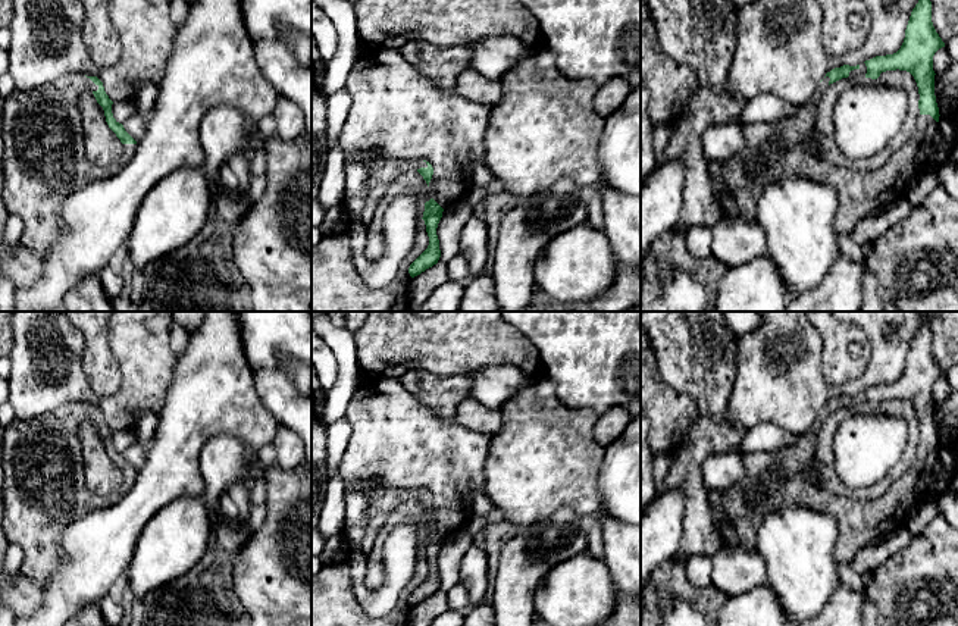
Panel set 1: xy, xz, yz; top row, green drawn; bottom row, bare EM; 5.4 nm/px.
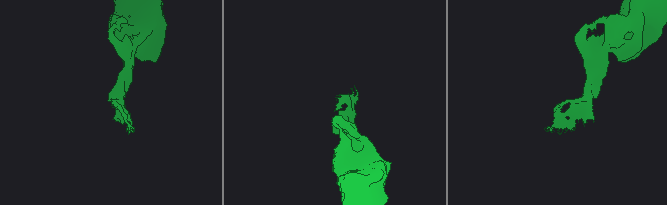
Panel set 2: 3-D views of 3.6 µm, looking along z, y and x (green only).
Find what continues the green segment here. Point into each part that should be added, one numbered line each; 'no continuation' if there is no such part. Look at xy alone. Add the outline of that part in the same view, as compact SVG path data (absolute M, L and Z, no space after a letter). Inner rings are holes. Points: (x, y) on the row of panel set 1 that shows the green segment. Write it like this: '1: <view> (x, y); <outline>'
1: xy (44, 162); M66 75L40 88L29 91L15 90L4 98L1 112L1 138L4 143L1 200L10 215L22 219L24 229L19 244L35 254L46 256L48 253L59 231L65 200L76 190L118 173L137 150L137 144L123 144L122 157L107 168L96 166L87 159L78 98L82 91L93 93L97 90L98 85L85 75Z

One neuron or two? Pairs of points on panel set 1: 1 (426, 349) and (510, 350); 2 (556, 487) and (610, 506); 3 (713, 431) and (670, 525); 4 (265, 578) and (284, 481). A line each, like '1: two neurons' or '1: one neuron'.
1: one neuron
2: two neurons
3: two neurons
4: one neuron

